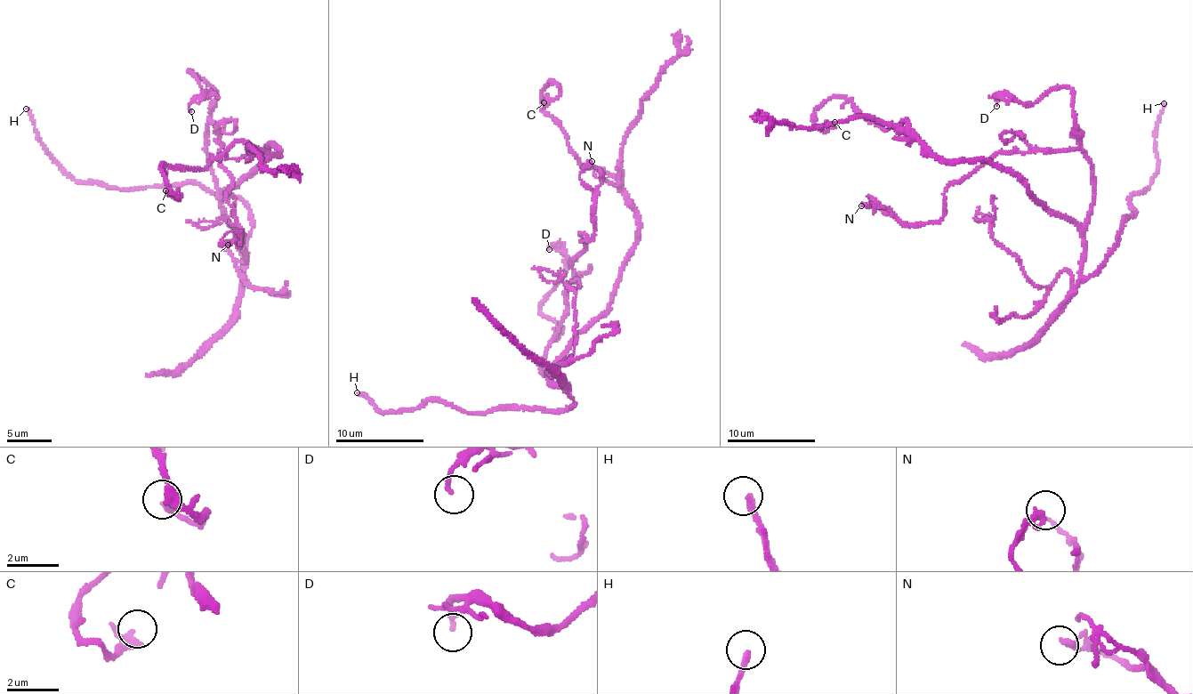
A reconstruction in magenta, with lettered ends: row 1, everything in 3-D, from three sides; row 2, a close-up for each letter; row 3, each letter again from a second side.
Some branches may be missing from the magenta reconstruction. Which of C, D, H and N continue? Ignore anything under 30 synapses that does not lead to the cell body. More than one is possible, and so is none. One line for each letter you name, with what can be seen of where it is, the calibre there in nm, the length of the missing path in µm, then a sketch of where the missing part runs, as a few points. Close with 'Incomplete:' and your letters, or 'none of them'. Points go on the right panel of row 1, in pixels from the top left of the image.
H: Place: (1164, 103). Thickness 240 nm. Missing length about 15 µm. Course of what is missing: (1164, 103), (1163, 73), (1148, 12), (1153, 10)
Incomplete: H

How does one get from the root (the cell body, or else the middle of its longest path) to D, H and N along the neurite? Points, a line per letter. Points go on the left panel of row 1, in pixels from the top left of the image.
D: (233, 185), (221, 193), (215, 184), (206, 127), (215, 92), (191, 70), (208, 94), (189, 105), (191, 111)
H: (233, 185), (221, 211), (244, 236), (253, 217), (241, 199), (197, 184), (116, 189), (69, 177), (26, 108)
N: (233, 185), (221, 193), (215, 184), (206, 151), (212, 122), (243, 233), (237, 246), (219, 246), (228, 245)

